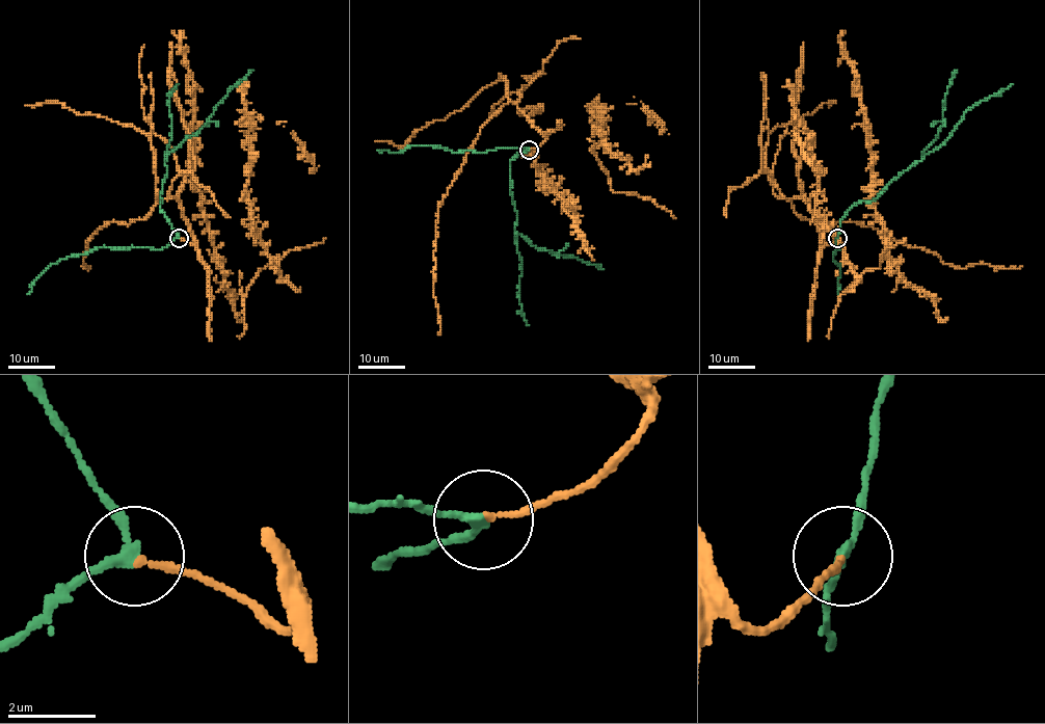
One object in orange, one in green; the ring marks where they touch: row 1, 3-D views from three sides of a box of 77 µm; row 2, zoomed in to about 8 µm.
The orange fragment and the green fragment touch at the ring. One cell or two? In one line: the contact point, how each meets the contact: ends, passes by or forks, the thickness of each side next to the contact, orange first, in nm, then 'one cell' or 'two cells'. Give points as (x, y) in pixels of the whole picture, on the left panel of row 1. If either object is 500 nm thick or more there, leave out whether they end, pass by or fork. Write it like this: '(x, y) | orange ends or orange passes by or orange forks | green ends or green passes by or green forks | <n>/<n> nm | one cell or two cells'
(179, 238) | orange ends | green passes by | 140/190 nm | one cell

